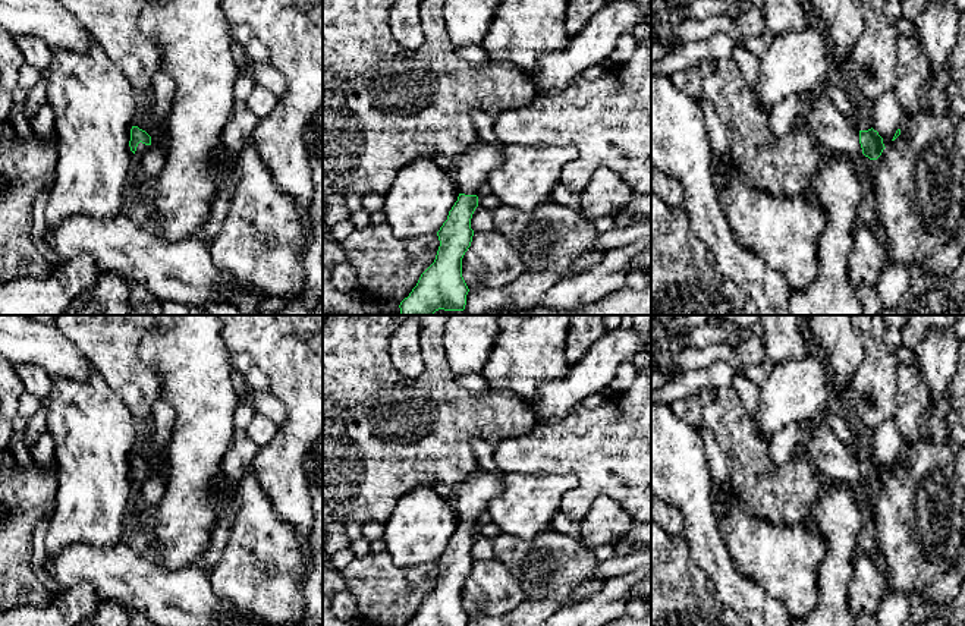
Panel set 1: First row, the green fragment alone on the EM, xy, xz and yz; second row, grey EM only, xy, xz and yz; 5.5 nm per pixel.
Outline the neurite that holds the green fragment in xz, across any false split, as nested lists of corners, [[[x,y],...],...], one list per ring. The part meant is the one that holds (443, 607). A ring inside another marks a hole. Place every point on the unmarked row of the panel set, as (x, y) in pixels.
[[[484,471],[453,490],[459,525],[437,560],[440,575],[434,591],[421,603],[408,626],[466,626],[469,617],[462,605],[462,586],[474,564],[471,547],[478,535],[477,519],[502,490],[502,474]]]

